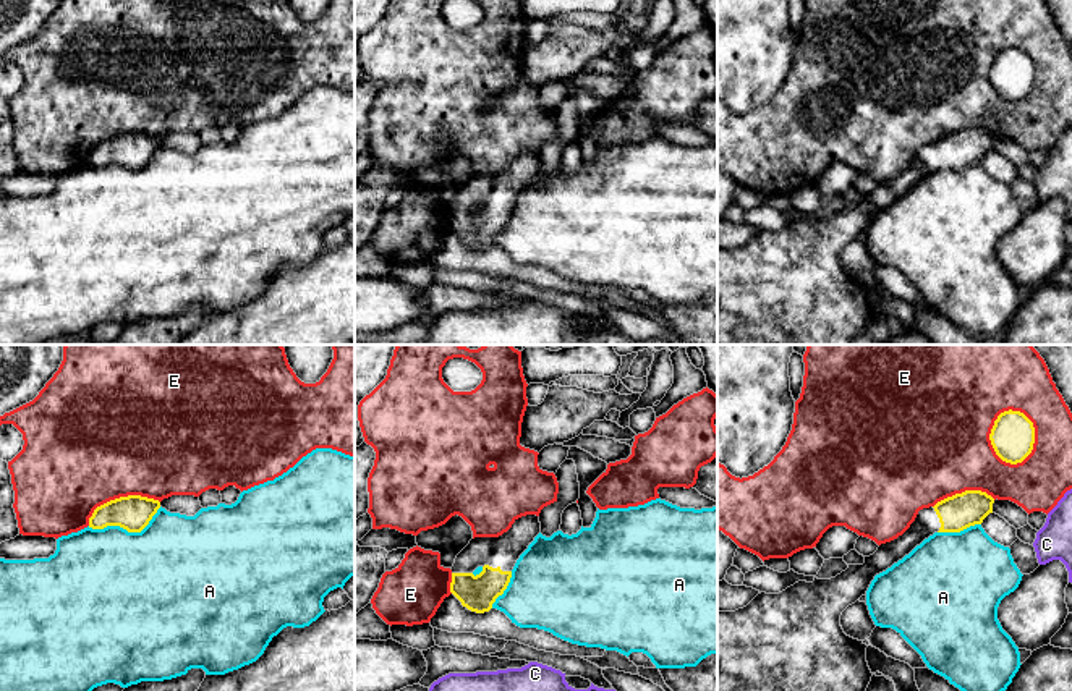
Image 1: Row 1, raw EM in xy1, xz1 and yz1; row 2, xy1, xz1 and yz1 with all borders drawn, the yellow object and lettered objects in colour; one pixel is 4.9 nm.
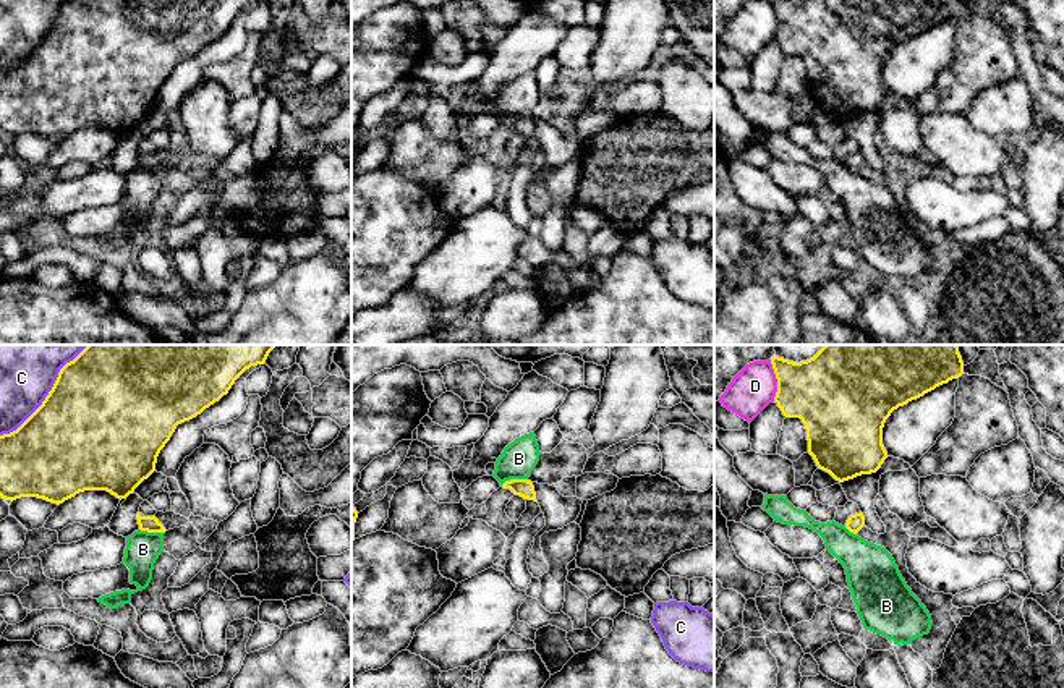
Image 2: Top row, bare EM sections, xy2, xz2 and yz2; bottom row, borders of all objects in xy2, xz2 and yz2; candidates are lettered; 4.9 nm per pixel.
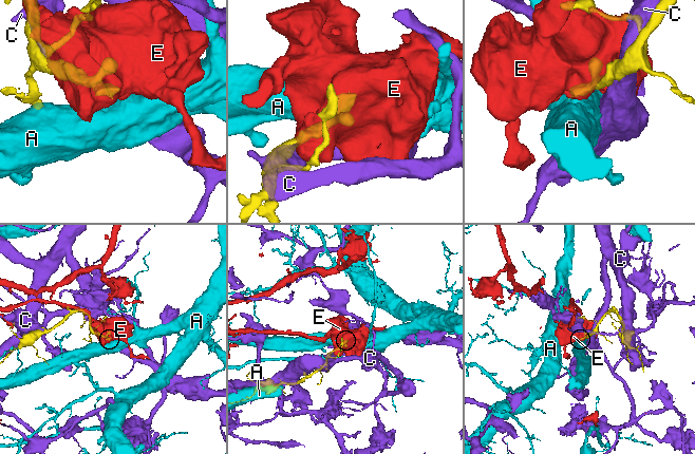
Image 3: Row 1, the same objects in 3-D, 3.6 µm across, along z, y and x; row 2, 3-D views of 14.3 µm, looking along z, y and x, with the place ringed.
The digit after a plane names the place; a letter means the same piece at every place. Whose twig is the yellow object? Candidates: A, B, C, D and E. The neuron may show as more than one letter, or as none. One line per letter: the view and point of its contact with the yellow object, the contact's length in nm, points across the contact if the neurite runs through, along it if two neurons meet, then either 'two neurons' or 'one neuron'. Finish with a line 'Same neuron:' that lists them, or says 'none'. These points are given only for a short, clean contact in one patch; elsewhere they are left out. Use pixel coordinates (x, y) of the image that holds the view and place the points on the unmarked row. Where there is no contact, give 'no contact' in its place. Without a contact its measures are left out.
A: xy1 (125, 165) | 380 nm | along xy1 (161, 144), (140, 169), (127, 169), (119, 164), (88, 164) | two neurons
B: xz2 (514, 117) | 140 nm | along xz2 (527, 115), (510, 115), (501, 122) | two neurons
C: xy2 (42, 41) | 500 nm | two neurons
D: yz2 (778, 20) | 190 nm | two neurons
E: yz1 (1033, 72) | 280 nm | two neurons
Same neuron: none

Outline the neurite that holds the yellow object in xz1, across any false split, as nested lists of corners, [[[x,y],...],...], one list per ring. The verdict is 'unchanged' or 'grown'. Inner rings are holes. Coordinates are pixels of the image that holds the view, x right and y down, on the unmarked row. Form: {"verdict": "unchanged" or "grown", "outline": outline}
{"verdict": "grown", "outline": [[[526,152],[499,175],[471,176],[452,204],[450,230],[468,248],[489,249],[507,227],[517,197],[539,170],[539,154]]]}

